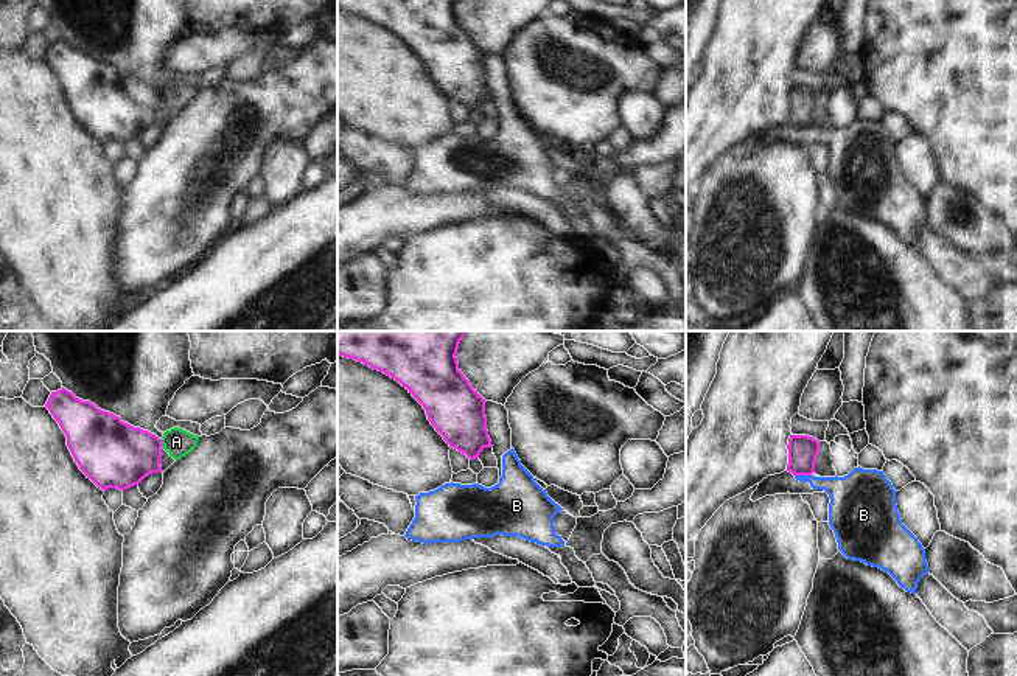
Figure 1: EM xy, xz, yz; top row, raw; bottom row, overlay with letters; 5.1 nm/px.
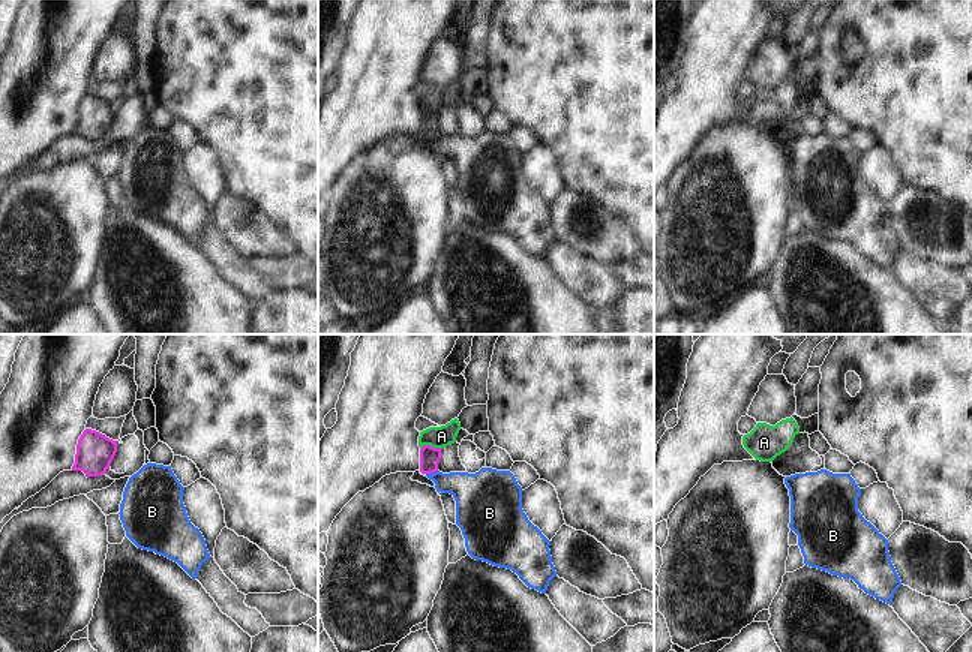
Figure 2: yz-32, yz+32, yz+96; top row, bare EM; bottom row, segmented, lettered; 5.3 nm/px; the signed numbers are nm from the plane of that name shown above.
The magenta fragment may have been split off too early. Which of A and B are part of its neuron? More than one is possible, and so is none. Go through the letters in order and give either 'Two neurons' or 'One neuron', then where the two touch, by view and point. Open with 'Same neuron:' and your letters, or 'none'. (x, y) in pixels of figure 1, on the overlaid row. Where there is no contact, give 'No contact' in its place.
Same neuron: none
A: Two neurons. Touches magenta at xy (160, 443)
B: Two neurons. Touches magenta at yz (803, 474)

